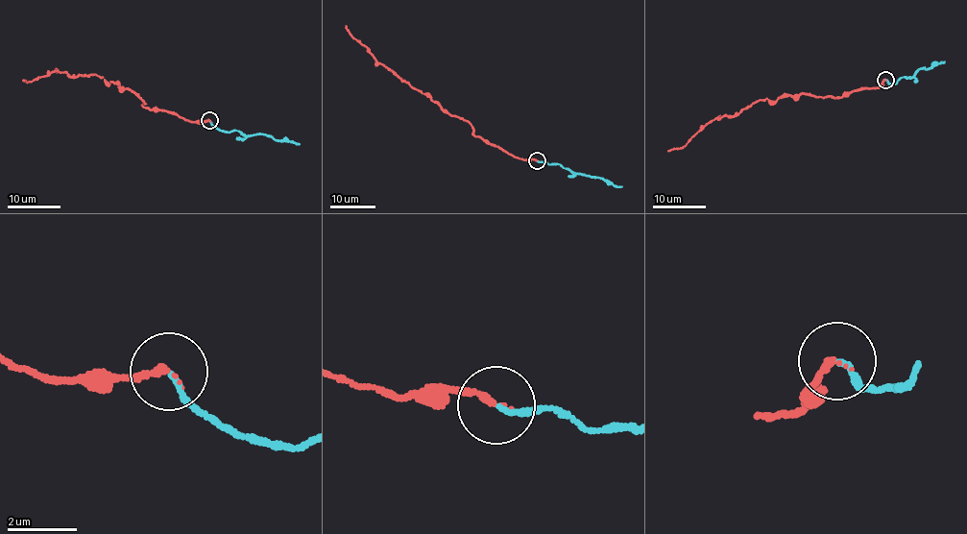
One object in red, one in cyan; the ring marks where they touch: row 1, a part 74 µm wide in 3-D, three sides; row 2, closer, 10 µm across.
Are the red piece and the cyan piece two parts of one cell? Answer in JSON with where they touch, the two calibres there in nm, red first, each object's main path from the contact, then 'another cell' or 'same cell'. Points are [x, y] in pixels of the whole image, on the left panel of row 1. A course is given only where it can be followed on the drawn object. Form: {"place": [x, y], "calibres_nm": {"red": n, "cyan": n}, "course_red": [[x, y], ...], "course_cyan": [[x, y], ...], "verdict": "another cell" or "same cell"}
{"place": [209, 120], "calibres_nm": {"red": 190, "cyan": 140}, "course_red": [[209, 120], [195, 122], [144, 108], [144, 103], [131, 89], [91, 74], [71, 77], [56, 70], [23, 81]], "course_cyan": [[209, 120], [215, 128], [228, 133], [237, 130], [247, 135], [267, 134], [299, 144]], "verdict": "same cell"}

